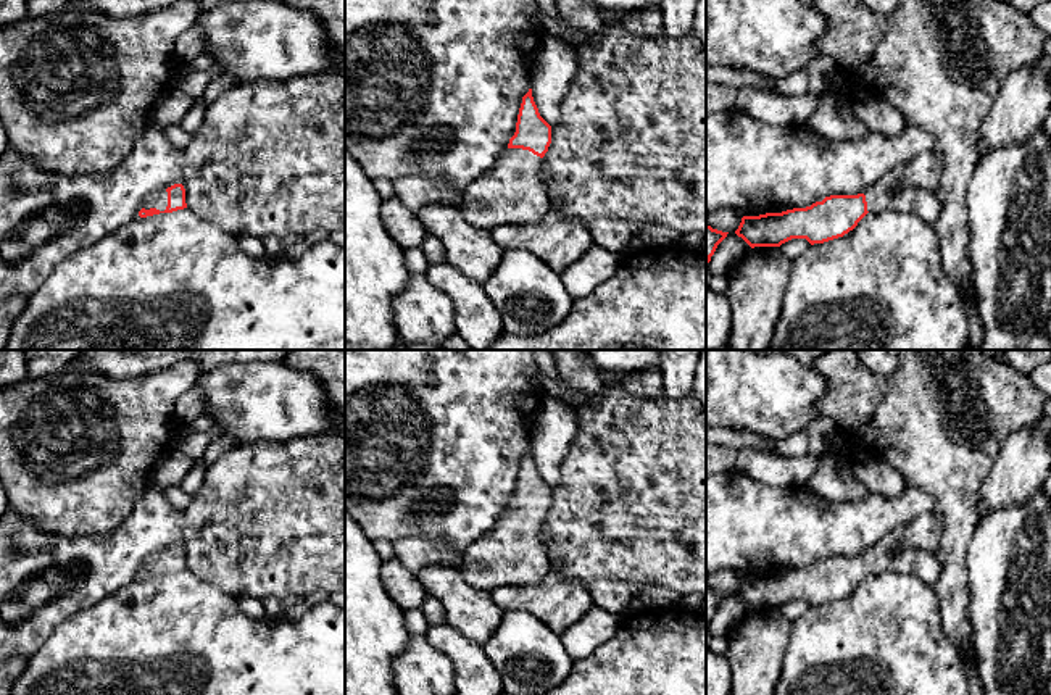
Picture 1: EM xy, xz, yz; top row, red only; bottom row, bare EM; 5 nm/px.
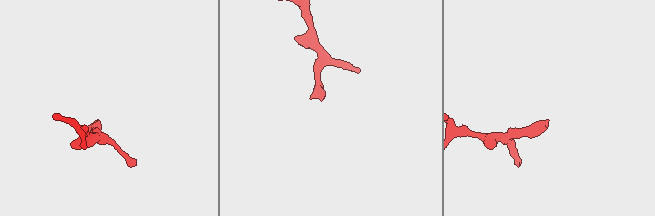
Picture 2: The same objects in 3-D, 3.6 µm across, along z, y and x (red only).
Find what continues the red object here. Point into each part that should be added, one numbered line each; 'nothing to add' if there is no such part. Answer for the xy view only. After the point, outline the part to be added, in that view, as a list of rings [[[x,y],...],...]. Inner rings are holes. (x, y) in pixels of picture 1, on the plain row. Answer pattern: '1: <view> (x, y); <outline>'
1: xy (158, 560); [[[166,550],[163,551],[156,551],[152,556],[147,558],[143,569],[150,571],[150,569],[156,569],[160,572],[164,572],[168,568],[168,553]]]

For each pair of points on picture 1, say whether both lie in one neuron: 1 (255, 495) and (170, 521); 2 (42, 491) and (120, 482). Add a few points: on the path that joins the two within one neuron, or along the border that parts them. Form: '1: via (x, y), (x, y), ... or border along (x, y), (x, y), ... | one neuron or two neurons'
1: border along (184, 511), (181, 544) | two neurons
2: via (62, 486), (66, 482), (100, 482) | one neuron

